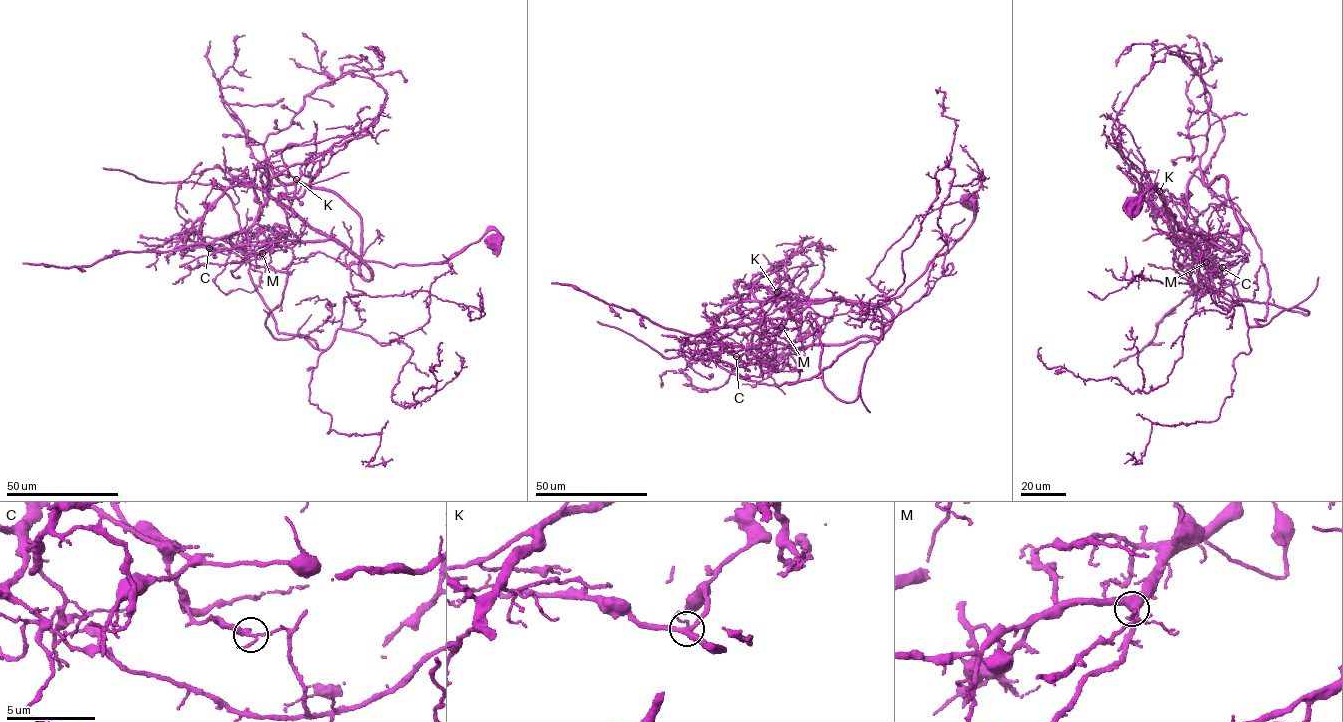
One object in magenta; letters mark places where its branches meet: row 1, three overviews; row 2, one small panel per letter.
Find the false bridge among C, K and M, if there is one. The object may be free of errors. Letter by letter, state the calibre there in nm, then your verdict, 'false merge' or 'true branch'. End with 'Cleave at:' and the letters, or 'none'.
C: calibre 190 nm; false merge
K: calibre 280 nm; true branch
M: calibre 440 nm; true branch
Cleave at: C

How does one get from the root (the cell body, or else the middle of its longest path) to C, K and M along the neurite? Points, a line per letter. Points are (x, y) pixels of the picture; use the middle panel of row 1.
C: (967, 200), (970, 228), (899, 296), (830, 317), (811, 313), (810, 335), (748, 365), (736, 356)
K: (967, 200), (974, 210), (970, 228), (899, 296), (864, 304), (834, 299), (786, 299), (777, 292)
M: (967, 200), (974, 210), (970, 228), (899, 296), (875, 304), (829, 299), (811, 302), (781, 327)

